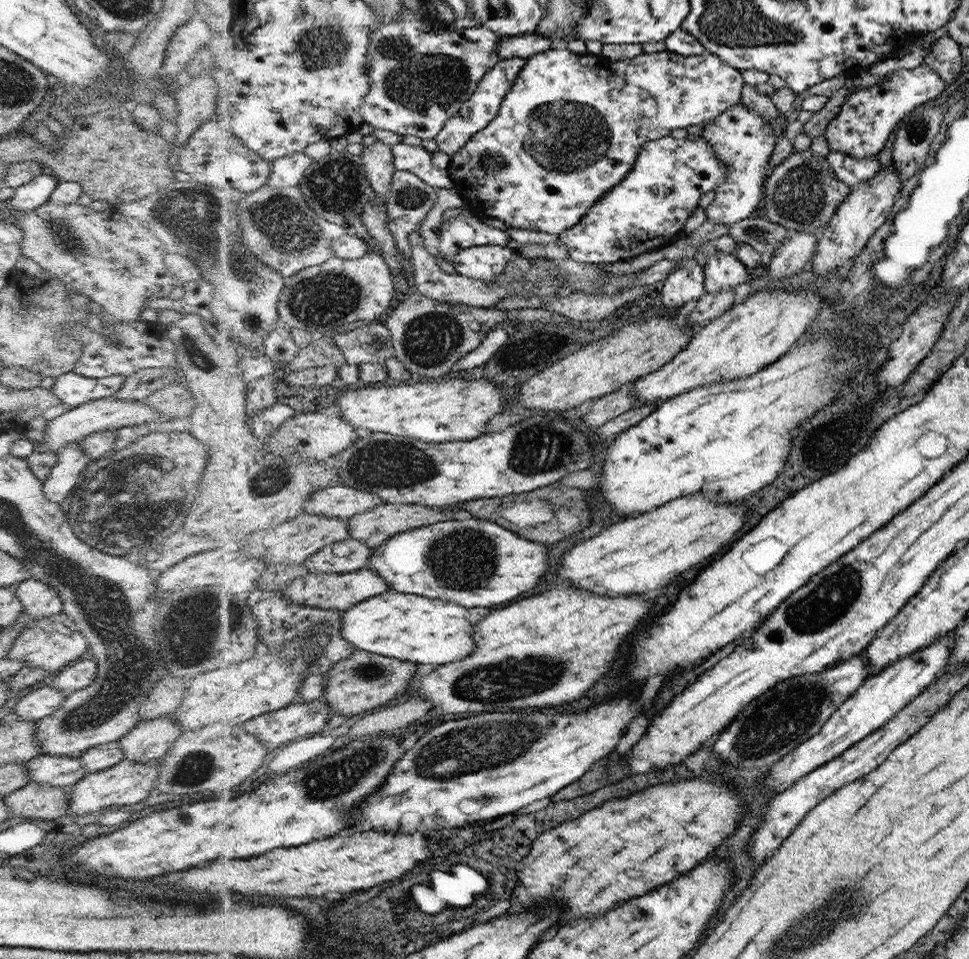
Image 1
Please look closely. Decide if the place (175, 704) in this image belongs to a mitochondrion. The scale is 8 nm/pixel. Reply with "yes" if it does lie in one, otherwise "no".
no

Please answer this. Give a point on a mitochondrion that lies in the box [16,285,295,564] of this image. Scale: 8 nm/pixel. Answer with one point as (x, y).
(120, 504)

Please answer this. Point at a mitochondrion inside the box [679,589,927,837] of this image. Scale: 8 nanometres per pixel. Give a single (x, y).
(781, 719)

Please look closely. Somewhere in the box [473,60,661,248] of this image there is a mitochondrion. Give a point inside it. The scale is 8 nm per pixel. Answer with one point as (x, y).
(571, 135)

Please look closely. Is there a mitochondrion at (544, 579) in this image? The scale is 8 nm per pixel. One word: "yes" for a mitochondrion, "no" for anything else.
no

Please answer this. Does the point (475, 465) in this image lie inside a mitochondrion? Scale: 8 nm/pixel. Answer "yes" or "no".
no

